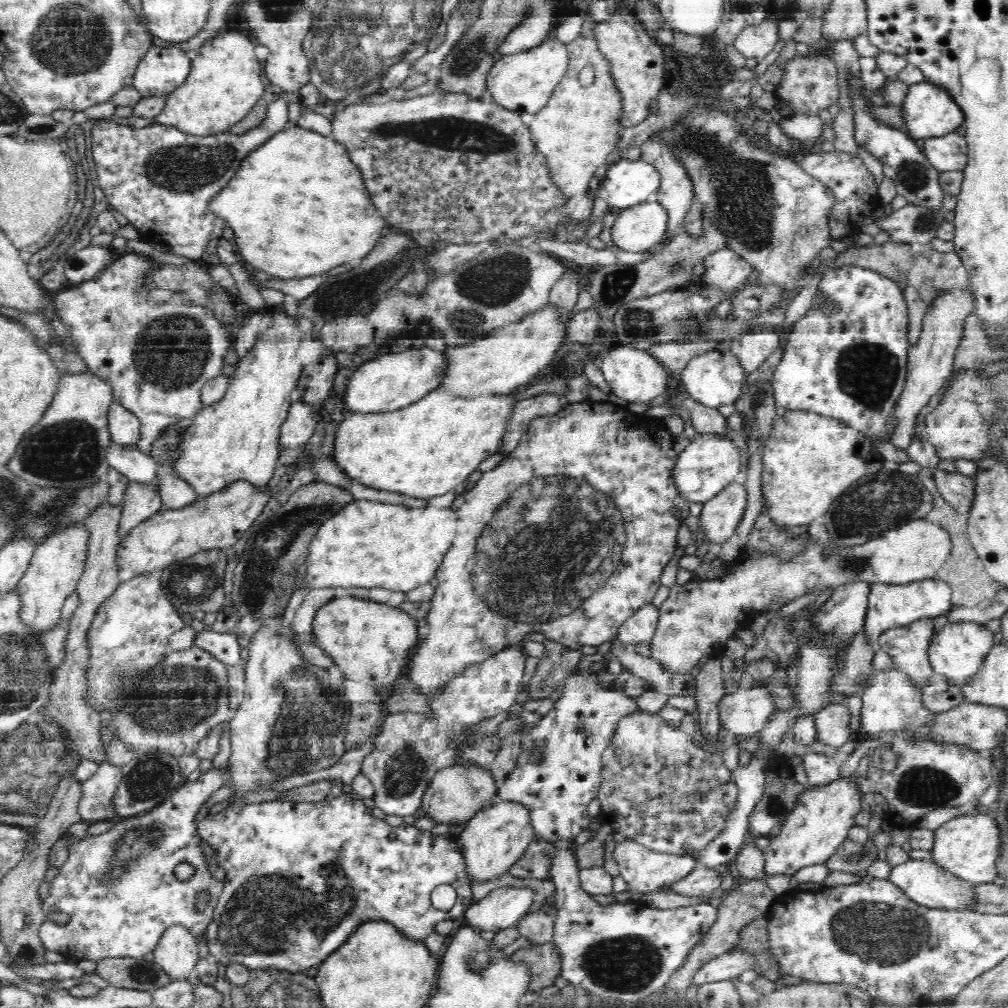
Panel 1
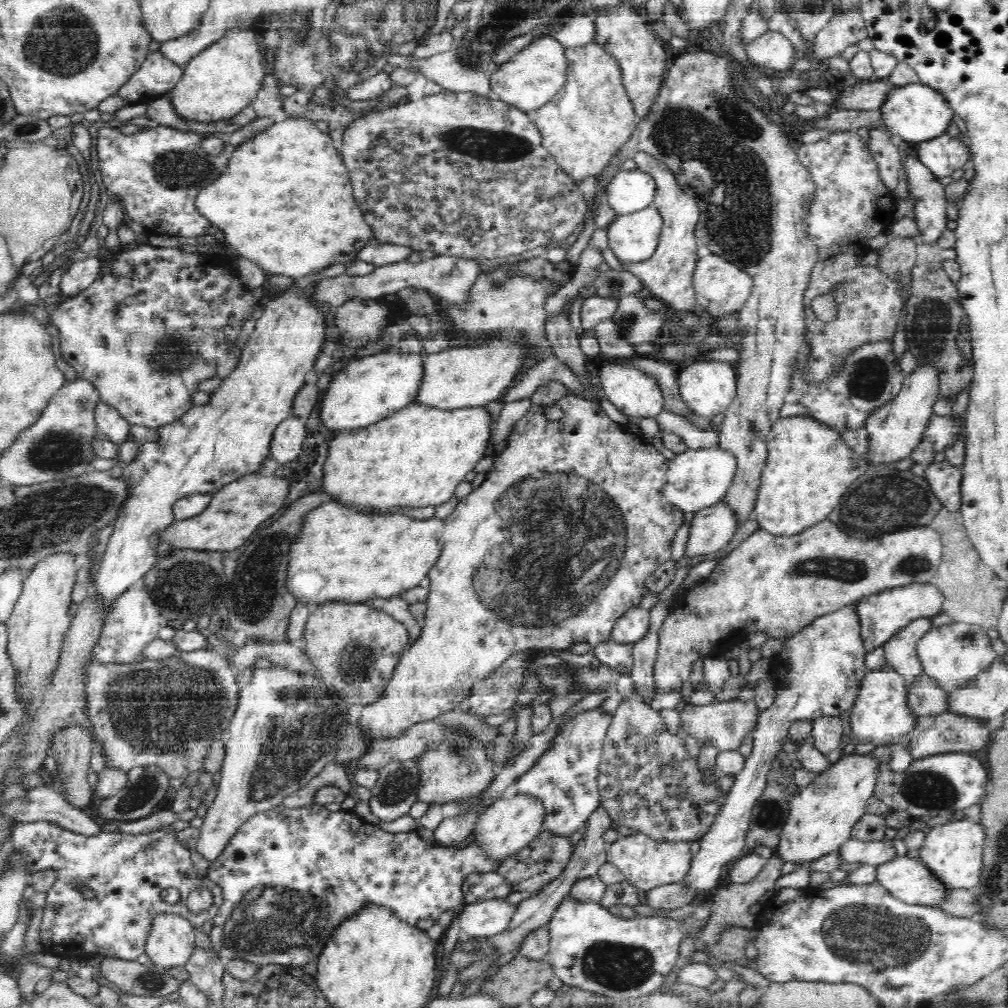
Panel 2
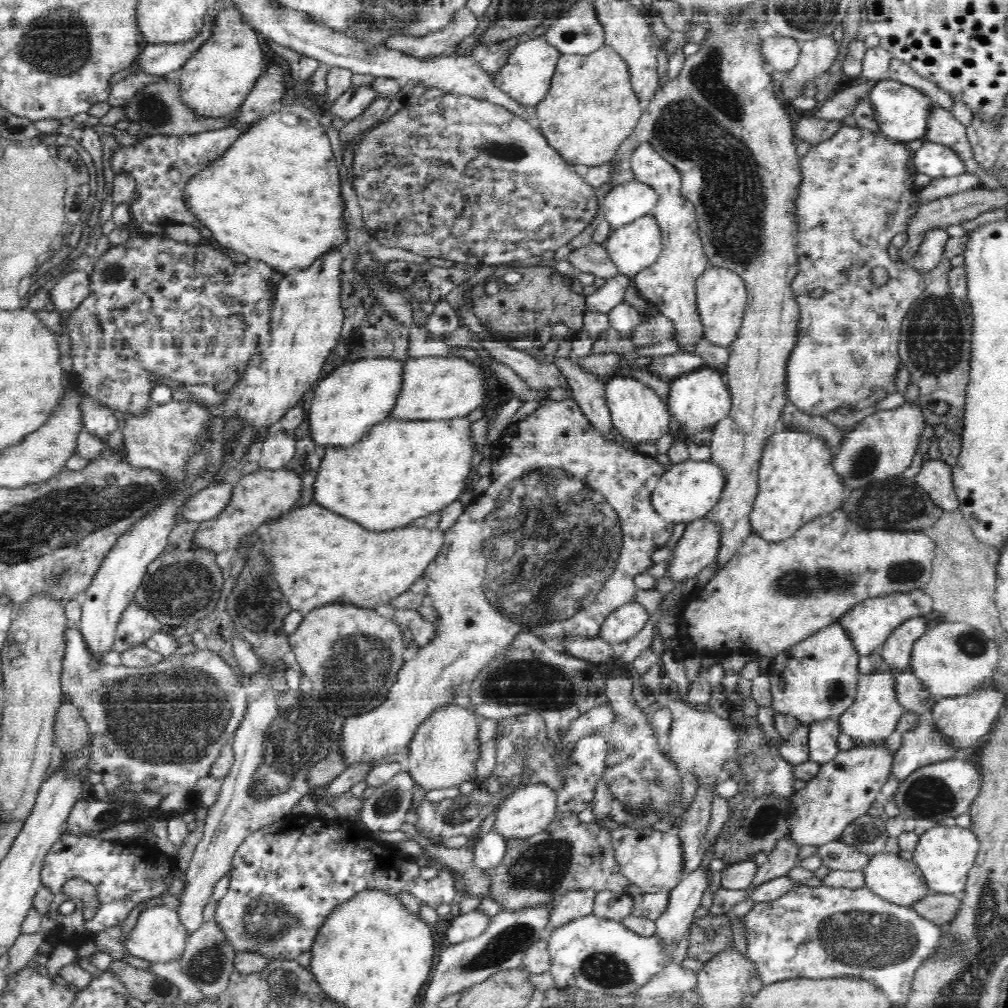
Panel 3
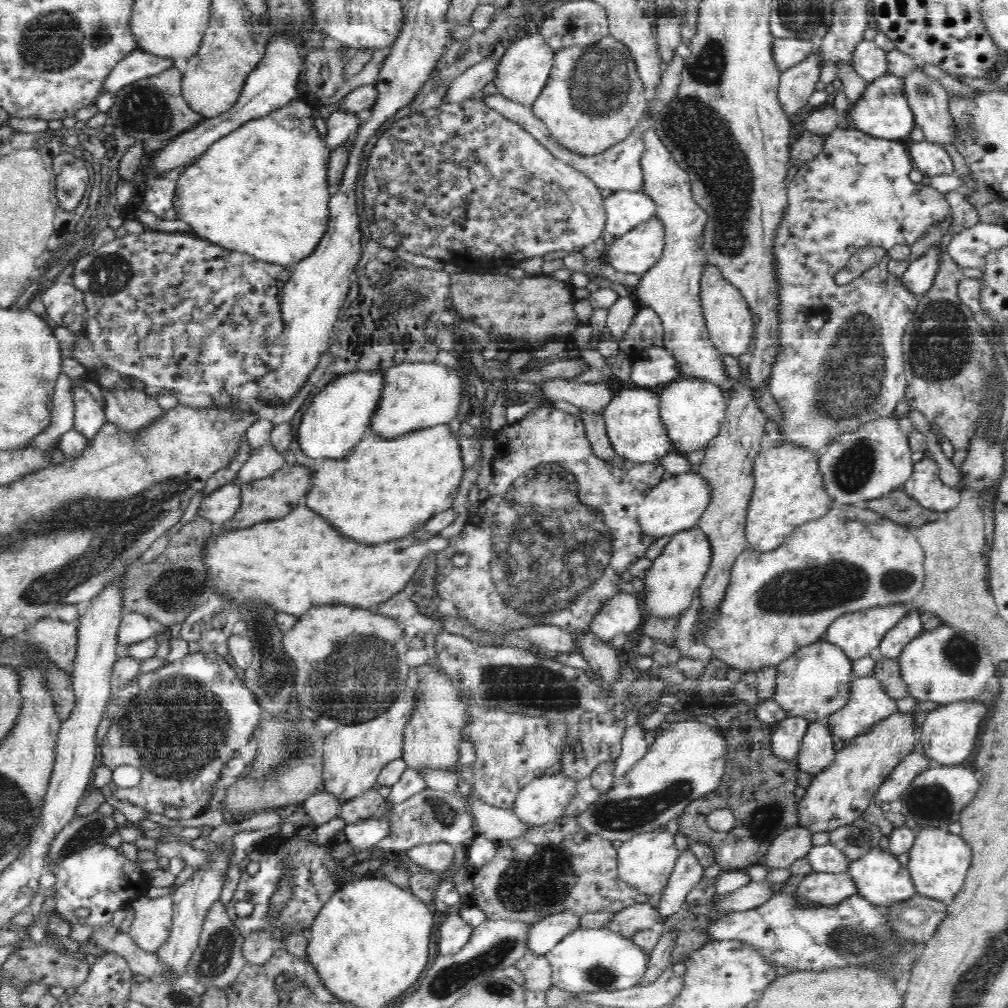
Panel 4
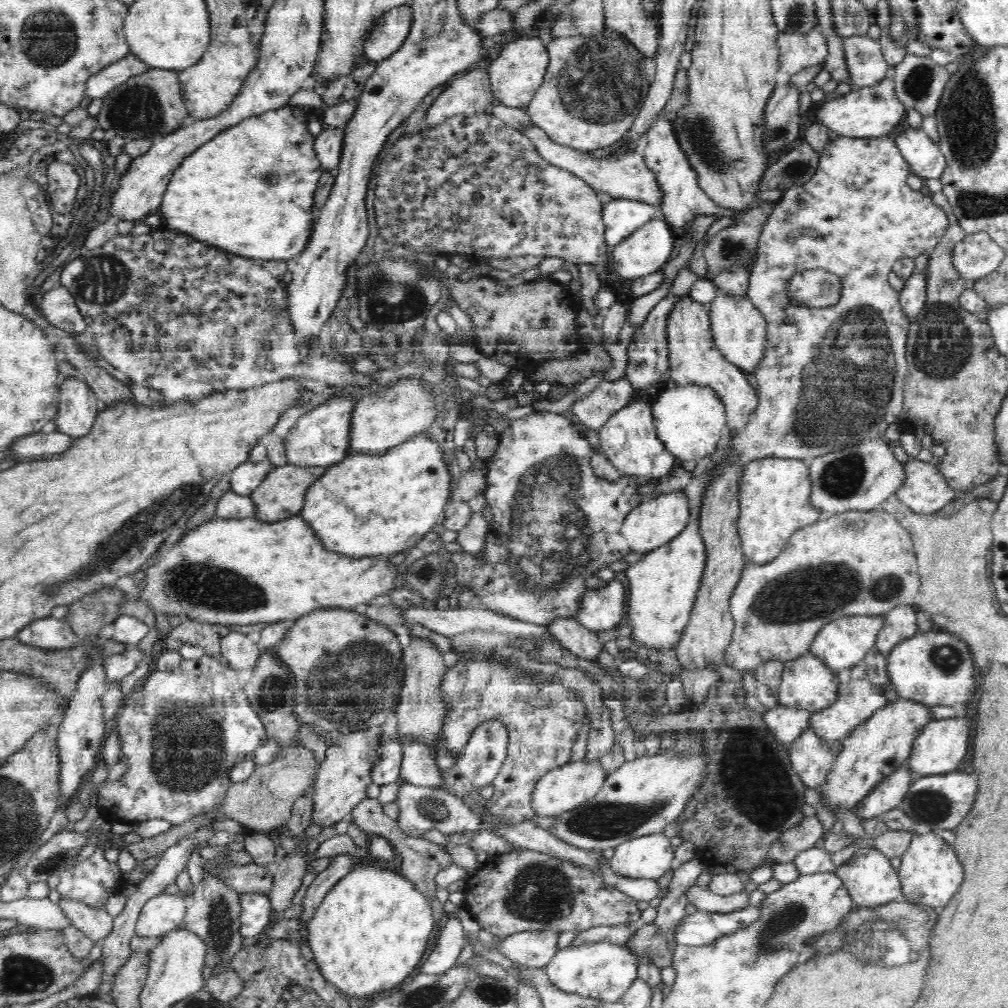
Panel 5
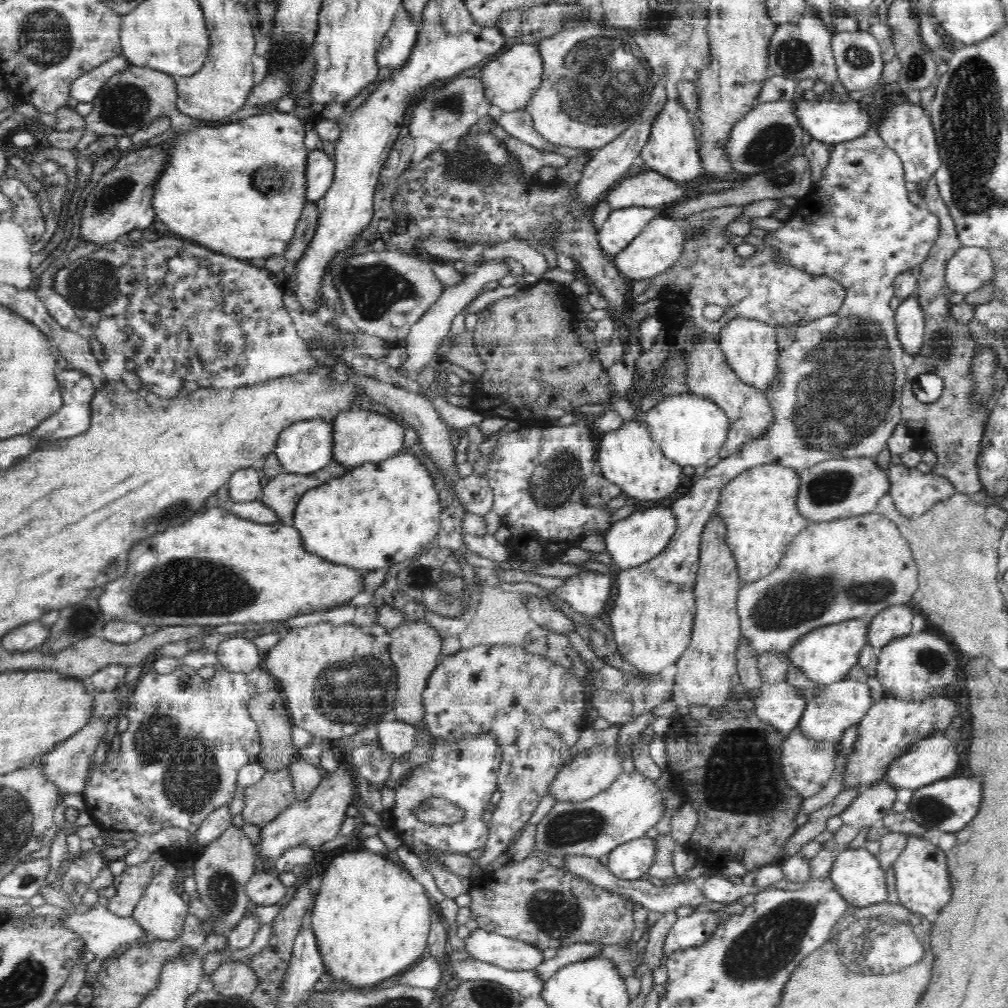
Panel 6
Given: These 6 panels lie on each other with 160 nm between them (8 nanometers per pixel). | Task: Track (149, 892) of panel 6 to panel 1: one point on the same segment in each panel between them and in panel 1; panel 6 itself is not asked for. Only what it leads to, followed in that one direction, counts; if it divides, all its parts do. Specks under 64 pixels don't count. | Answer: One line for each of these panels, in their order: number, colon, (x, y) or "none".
1: (177, 954)
2: (171, 944)
3: (159, 935)
4: (150, 930)
5: (158, 915)

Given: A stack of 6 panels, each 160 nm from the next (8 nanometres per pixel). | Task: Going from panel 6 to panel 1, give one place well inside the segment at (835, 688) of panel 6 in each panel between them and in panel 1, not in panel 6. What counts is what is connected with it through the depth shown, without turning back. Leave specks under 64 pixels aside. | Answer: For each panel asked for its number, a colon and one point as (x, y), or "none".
1: (891, 702)
2: (881, 713)
3: (876, 712)
4: (870, 705)
5: (858, 700)

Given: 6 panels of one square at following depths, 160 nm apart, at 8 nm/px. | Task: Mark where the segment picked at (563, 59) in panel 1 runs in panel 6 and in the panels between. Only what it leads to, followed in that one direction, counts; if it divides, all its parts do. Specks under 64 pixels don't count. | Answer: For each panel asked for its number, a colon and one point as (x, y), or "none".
2: (531, 78)
3: (526, 78)
4: (523, 71)
5: (518, 71)
6: (511, 78)

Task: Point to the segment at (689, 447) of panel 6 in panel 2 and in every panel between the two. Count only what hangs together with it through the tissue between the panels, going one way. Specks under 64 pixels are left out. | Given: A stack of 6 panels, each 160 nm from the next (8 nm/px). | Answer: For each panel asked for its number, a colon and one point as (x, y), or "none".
2: (709, 386)
3: (699, 399)
4: (693, 409)
5: (689, 418)

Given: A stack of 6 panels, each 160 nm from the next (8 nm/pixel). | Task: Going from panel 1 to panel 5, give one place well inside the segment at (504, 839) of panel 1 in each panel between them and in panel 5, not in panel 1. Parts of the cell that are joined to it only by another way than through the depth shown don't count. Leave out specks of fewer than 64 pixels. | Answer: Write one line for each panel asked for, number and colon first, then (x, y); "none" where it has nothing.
2: (506, 827)
3: (527, 811)
4: (542, 800)
5: (566, 787)

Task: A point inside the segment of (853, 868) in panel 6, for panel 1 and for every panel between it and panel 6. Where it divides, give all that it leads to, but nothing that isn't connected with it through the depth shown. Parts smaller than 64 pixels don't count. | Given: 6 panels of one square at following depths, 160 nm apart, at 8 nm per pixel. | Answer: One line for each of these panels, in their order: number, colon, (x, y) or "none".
1: (925, 881)
2: (910, 879)
3: (901, 881)
4: (880, 877)
5: (869, 876)

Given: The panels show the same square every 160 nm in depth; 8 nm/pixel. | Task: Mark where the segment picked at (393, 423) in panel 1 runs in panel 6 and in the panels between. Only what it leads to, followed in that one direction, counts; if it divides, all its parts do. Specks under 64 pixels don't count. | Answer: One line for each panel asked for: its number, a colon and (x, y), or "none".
2: (417, 456)
3: (402, 469)
4: (386, 487)
5: (369, 503)
6: (376, 514)

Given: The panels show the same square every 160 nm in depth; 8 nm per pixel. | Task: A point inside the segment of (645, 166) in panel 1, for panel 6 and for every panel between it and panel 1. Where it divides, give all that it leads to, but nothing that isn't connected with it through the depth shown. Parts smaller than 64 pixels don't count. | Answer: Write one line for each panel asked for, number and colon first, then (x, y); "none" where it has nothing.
2: (629, 191)
3: (628, 201)
4: (626, 208)
5: (622, 216)
6: (621, 225)

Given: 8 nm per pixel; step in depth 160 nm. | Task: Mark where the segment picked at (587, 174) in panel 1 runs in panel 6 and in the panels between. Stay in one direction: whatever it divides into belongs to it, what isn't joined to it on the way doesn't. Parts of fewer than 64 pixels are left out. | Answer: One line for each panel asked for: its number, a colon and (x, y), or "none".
2: (584, 127)
3: (591, 108)
4: (594, 97)
5: (593, 88)
6: (596, 82)

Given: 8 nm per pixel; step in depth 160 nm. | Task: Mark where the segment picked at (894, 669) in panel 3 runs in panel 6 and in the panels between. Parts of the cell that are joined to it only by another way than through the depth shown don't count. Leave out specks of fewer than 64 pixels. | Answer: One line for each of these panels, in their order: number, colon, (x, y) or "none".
4: (893, 644)
5: (902, 624)
6: (895, 622)

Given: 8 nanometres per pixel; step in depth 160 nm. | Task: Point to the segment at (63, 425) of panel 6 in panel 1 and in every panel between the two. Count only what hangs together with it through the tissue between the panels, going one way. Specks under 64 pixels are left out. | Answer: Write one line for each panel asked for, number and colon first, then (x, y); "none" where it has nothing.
1: (125, 427)
2: (112, 425)
3: (101, 421)
4: (90, 417)
5: (78, 409)

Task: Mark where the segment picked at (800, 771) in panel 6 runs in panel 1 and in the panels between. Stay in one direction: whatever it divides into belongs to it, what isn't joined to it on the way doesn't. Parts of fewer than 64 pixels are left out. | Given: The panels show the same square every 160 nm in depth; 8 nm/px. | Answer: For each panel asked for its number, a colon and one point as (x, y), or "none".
1: (833, 721)
2: (827, 733)
3: (823, 734)
4: (817, 752)
5: (810, 755)

